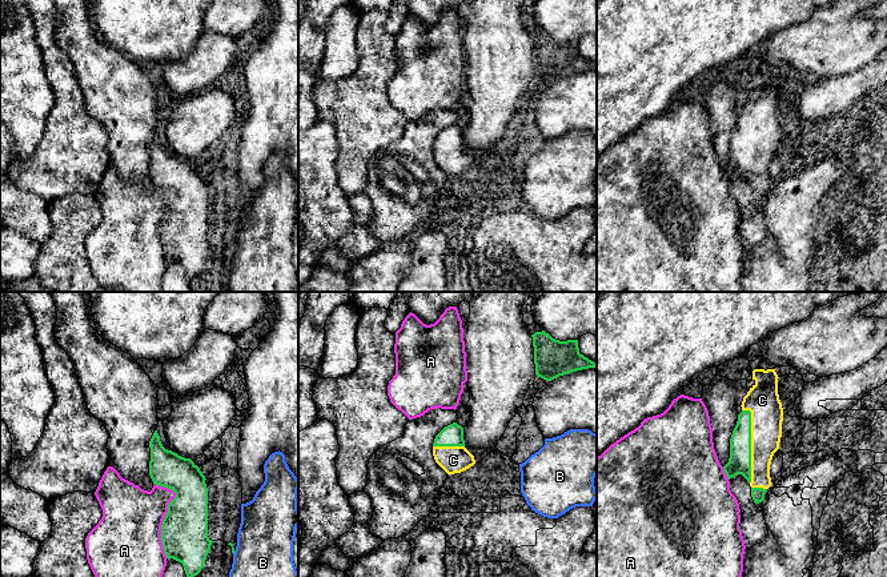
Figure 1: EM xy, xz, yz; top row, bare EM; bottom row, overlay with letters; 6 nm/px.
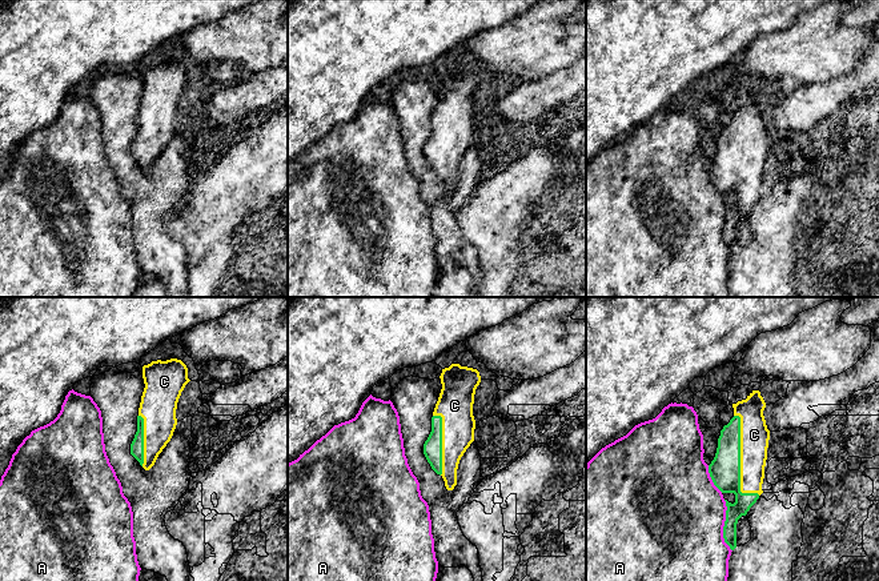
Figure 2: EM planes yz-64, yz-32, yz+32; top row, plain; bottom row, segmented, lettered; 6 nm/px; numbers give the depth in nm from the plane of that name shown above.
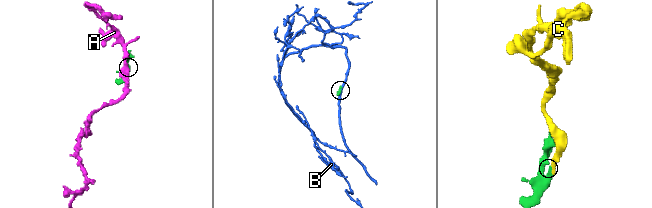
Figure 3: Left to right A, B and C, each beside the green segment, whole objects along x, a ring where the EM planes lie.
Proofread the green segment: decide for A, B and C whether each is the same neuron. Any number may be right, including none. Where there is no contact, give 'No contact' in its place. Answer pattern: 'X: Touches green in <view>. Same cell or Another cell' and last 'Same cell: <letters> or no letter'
A: Touches green in xy. Another cell
B: Touches green in xy. Another cell
C: Touches green in yz. Same cell
Same cell: C

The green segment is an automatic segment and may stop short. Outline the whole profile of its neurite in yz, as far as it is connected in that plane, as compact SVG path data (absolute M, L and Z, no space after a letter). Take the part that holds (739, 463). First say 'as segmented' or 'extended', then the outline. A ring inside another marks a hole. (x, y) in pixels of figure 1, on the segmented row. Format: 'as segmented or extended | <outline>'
extended | M775 369L752 370L752 380L755 381L755 384L743 397L740 405L742 412L738 414L738 421L730 438L730 458L729 462L723 466L723 470L729 480L738 474L742 474L747 480L751 486L751 497L755 504L759 504L764 500L764 494L772 484L770 477L770 464L774 453L779 449L782 437L783 408L778 394L778 378L779 377Z

